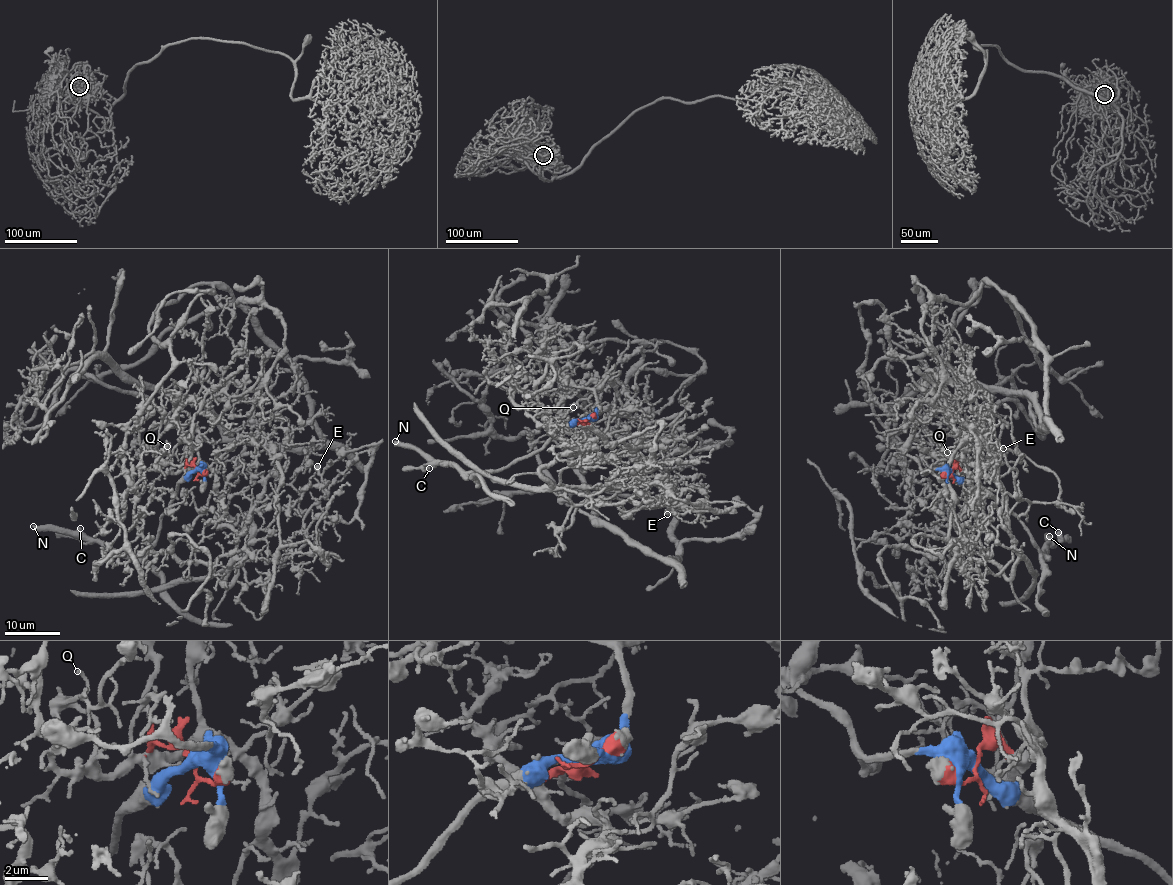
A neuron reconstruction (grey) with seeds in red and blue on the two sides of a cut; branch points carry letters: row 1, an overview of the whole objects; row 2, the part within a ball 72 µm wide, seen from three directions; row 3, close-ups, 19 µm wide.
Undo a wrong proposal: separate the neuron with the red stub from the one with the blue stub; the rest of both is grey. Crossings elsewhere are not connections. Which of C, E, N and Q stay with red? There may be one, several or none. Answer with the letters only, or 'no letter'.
E, Q

